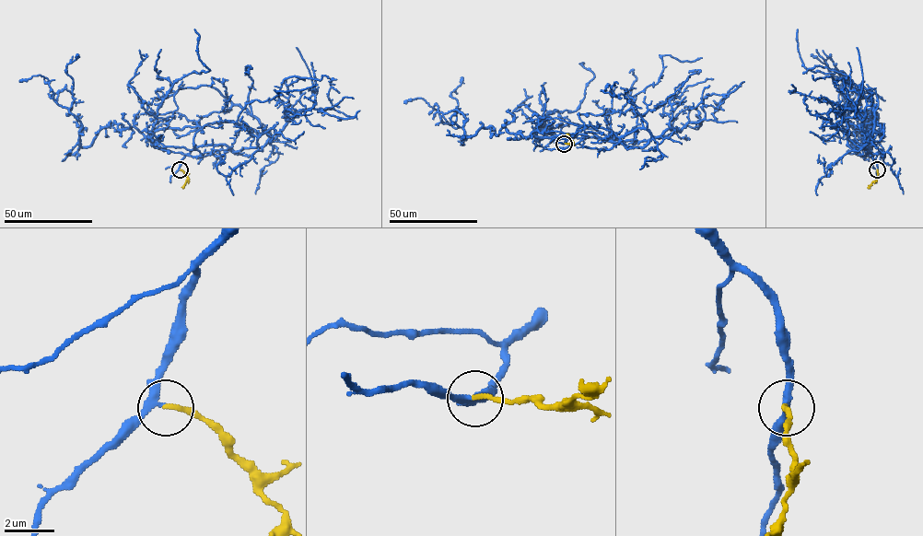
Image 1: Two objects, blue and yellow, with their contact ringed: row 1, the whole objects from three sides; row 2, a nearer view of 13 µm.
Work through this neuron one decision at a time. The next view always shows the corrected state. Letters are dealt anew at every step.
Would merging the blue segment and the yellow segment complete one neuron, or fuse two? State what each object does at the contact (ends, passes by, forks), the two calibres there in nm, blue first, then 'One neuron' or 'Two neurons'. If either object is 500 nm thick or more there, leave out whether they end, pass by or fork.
At the ring blue passes by. At the ring yellow ends. Thickness 240 nm (blue) against 200 nm. One neuron

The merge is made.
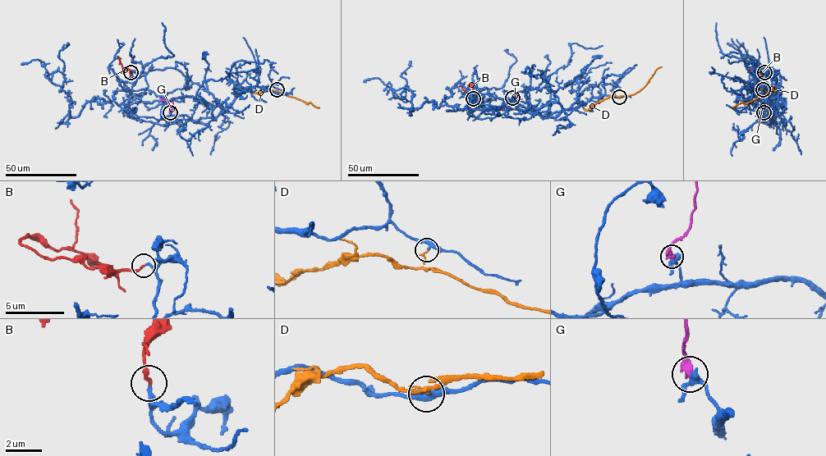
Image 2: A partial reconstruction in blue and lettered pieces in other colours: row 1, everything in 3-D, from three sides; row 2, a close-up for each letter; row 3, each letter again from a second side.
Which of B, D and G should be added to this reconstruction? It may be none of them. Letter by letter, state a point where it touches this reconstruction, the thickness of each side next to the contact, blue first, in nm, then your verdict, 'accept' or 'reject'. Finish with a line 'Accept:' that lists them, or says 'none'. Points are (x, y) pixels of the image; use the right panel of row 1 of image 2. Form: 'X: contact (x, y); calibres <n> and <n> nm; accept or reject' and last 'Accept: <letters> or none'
B: contact (764, 72); calibres 150 and 240 nm; accept
D: contact (763, 89); calibres 320 and 130 nm; reject
G: contact (764, 112); calibres 360 and 420 nm; reject
Accept: B

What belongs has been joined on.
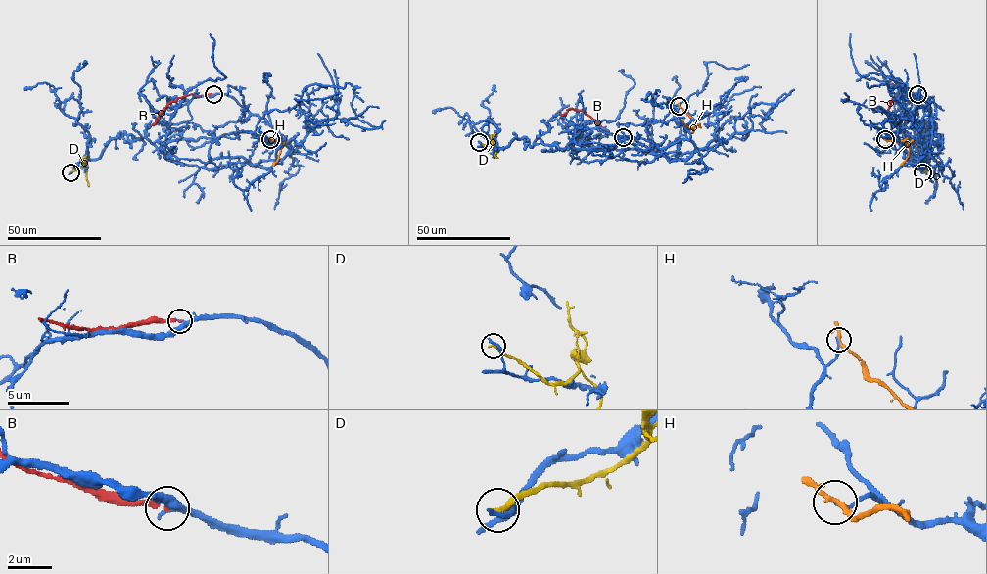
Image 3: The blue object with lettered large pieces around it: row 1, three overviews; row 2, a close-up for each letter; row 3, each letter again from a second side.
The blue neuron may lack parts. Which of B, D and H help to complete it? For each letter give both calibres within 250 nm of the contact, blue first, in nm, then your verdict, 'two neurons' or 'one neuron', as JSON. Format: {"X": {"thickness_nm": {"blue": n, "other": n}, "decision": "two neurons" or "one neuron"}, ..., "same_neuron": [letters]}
{"B": {"thickness_nm": {"blue": 320, "other": 190}, "decision": "two neurons"}, "D": {"thickness_nm": {"blue": 240, "other": 240}, "decision": "two neurons"}, "H": {"thickness_nm": {"blue": 190, "other": 240}, "decision": "two neurons"}, "same_neuron": []}

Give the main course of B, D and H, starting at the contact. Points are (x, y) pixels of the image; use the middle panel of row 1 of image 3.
B: (623, 137), (609, 134), (580, 110), (569, 108), (560, 114)
D: (479, 142), (489, 148), (493, 146), (497, 158)
H: (679, 106), (696, 124), (687, 128), (682, 120)

